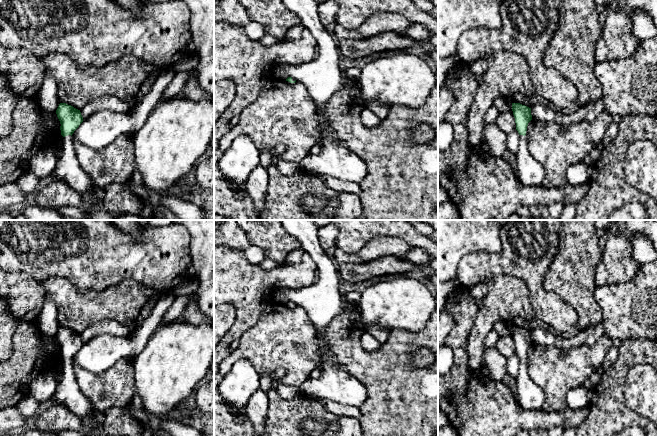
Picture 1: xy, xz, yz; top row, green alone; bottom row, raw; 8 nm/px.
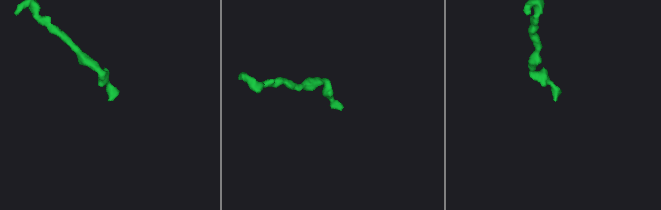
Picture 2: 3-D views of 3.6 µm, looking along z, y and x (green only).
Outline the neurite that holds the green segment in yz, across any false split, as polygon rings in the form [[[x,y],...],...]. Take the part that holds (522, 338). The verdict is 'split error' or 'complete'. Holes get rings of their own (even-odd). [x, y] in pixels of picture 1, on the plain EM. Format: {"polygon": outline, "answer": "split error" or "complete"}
{"polygon": [[[512,327],[516,354],[519,357],[517,393],[518,405],[524,410],[541,410],[545,401],[543,390],[529,377],[526,369],[526,355],[528,347],[532,344],[531,332],[520,327]]], "answer": "split error"}

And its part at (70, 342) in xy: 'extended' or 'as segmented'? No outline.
extended

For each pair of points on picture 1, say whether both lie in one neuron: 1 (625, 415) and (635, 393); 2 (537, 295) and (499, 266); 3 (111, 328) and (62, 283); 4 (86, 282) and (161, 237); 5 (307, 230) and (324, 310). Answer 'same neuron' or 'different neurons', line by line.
1: different neurons
2: same neuron
3: different neurons
4: same neuron
5: same neuron

